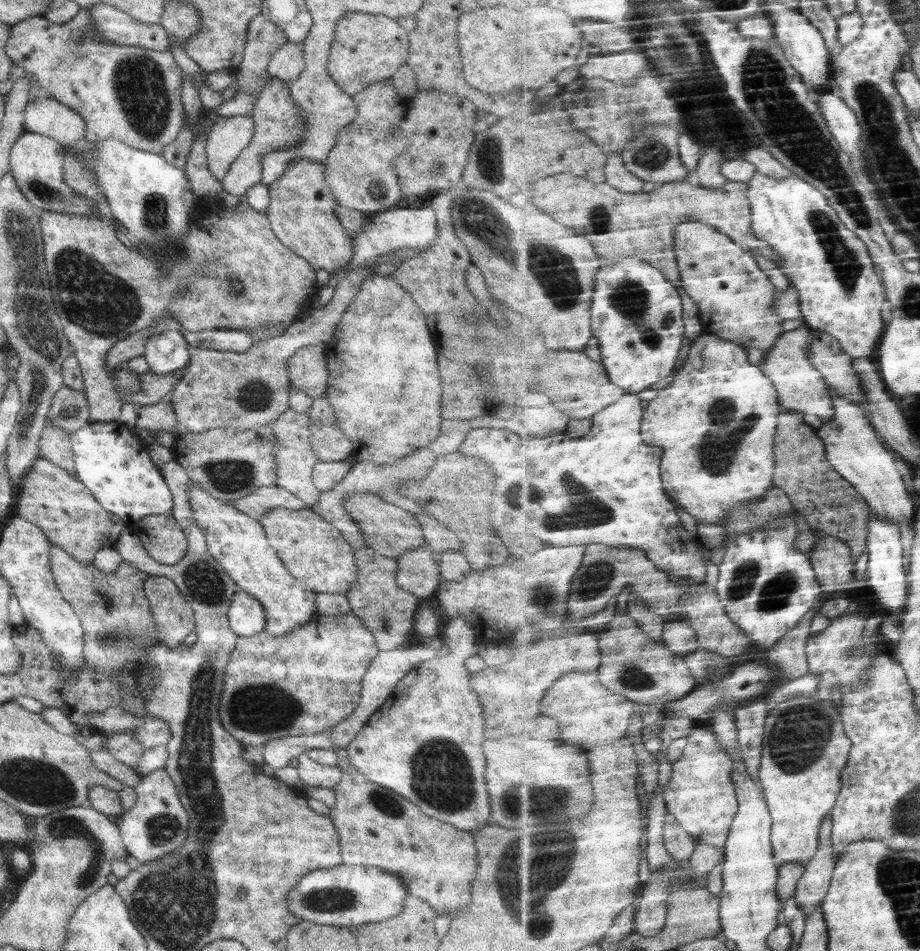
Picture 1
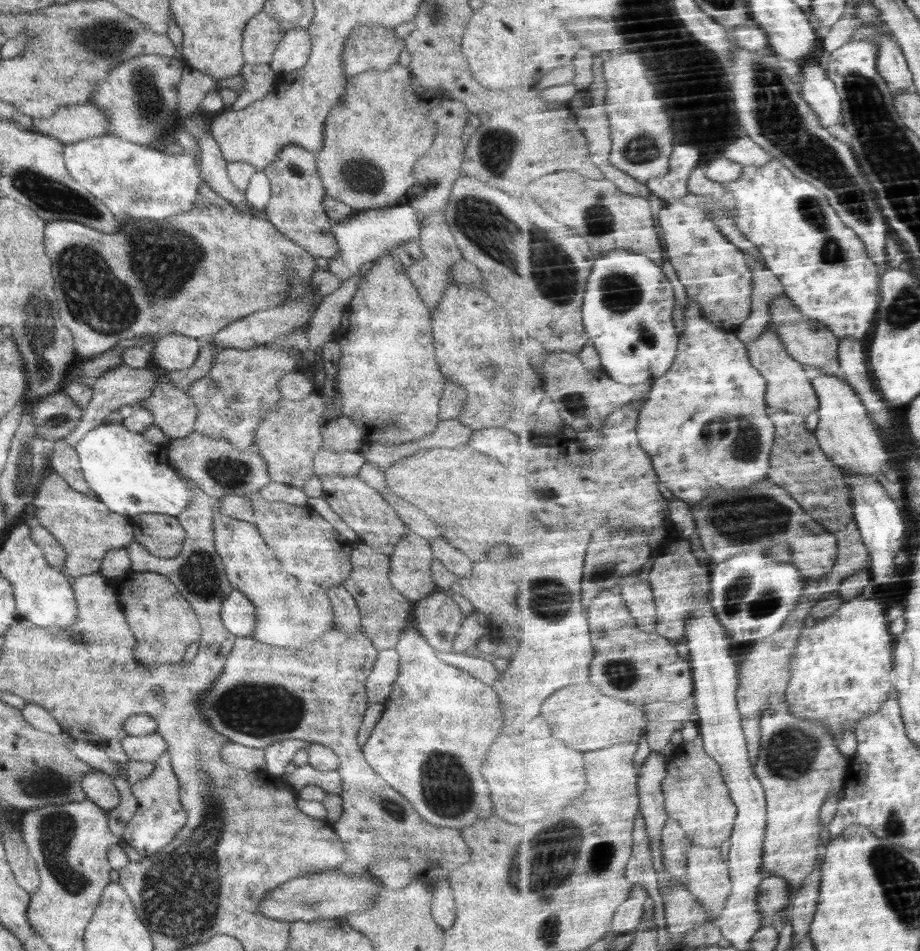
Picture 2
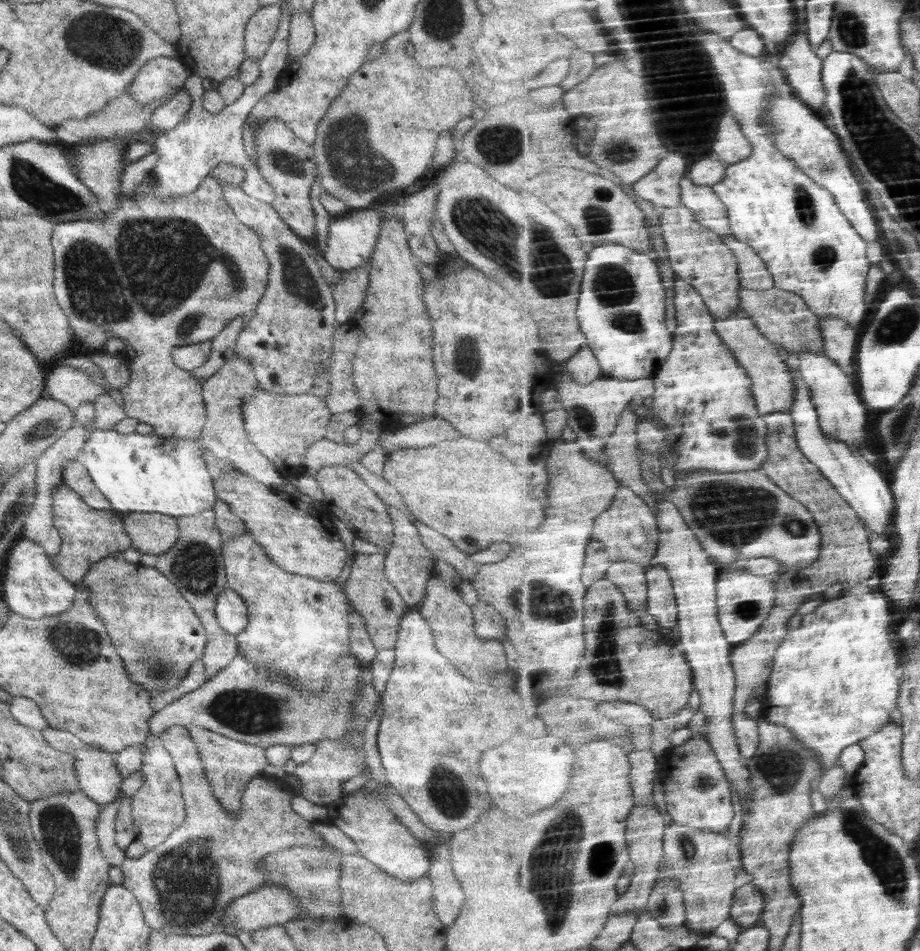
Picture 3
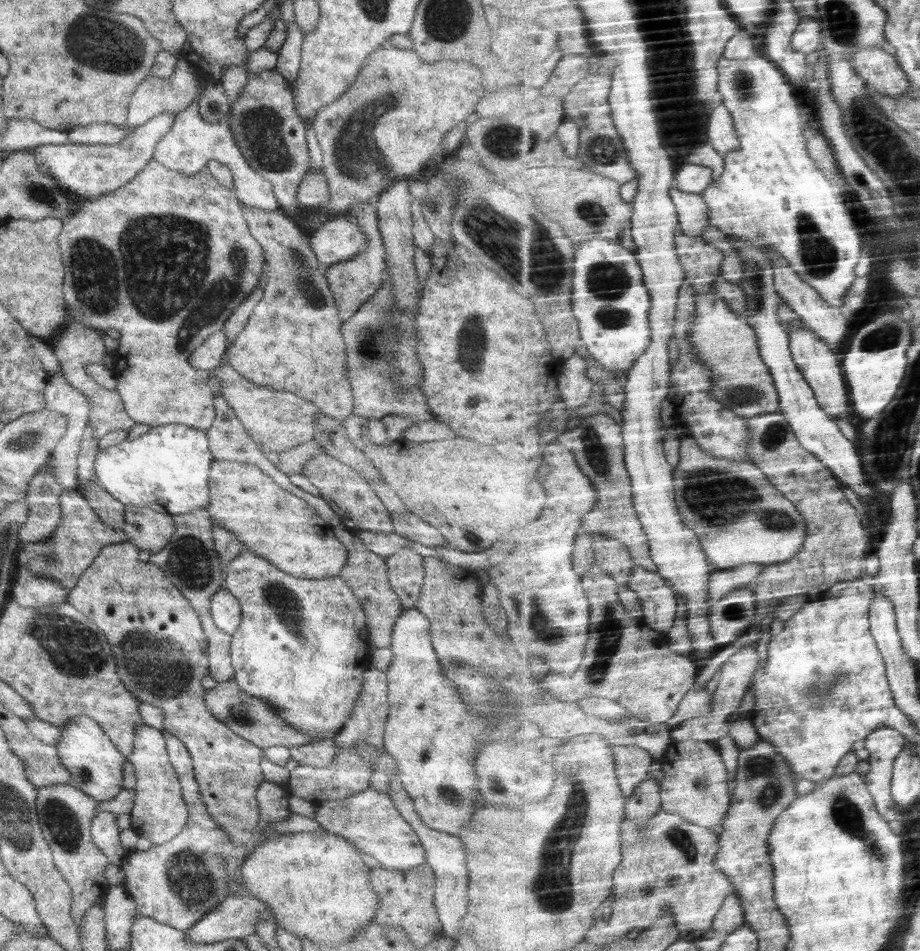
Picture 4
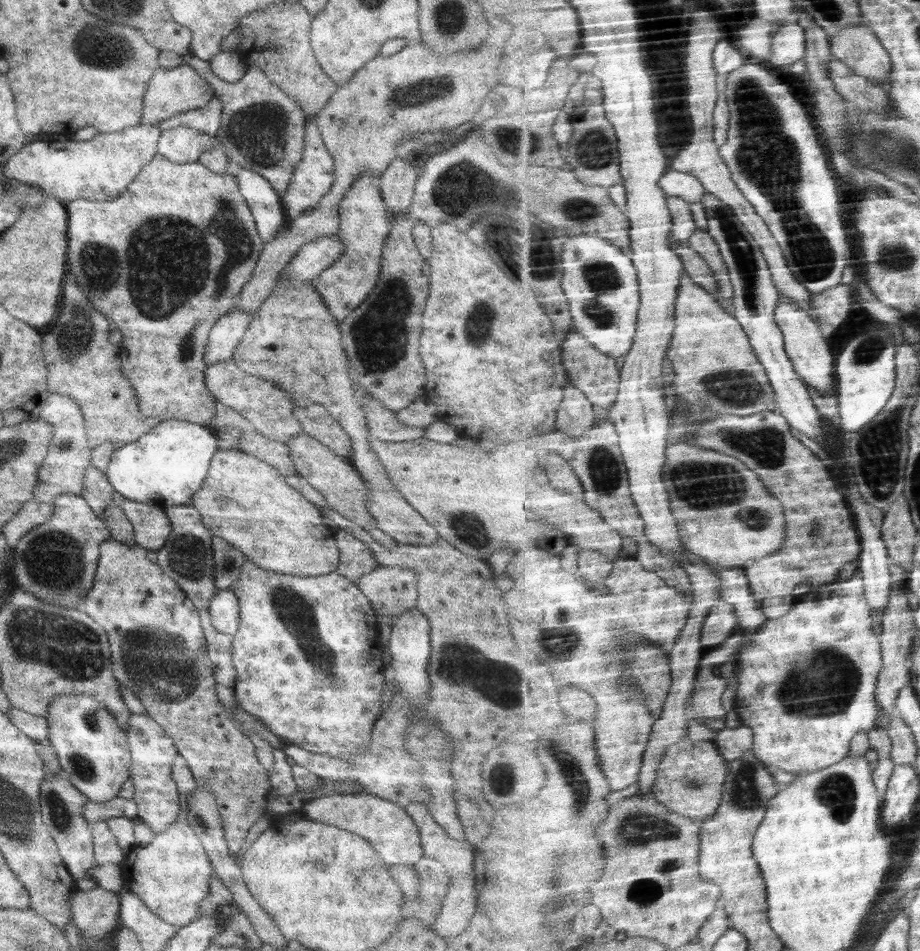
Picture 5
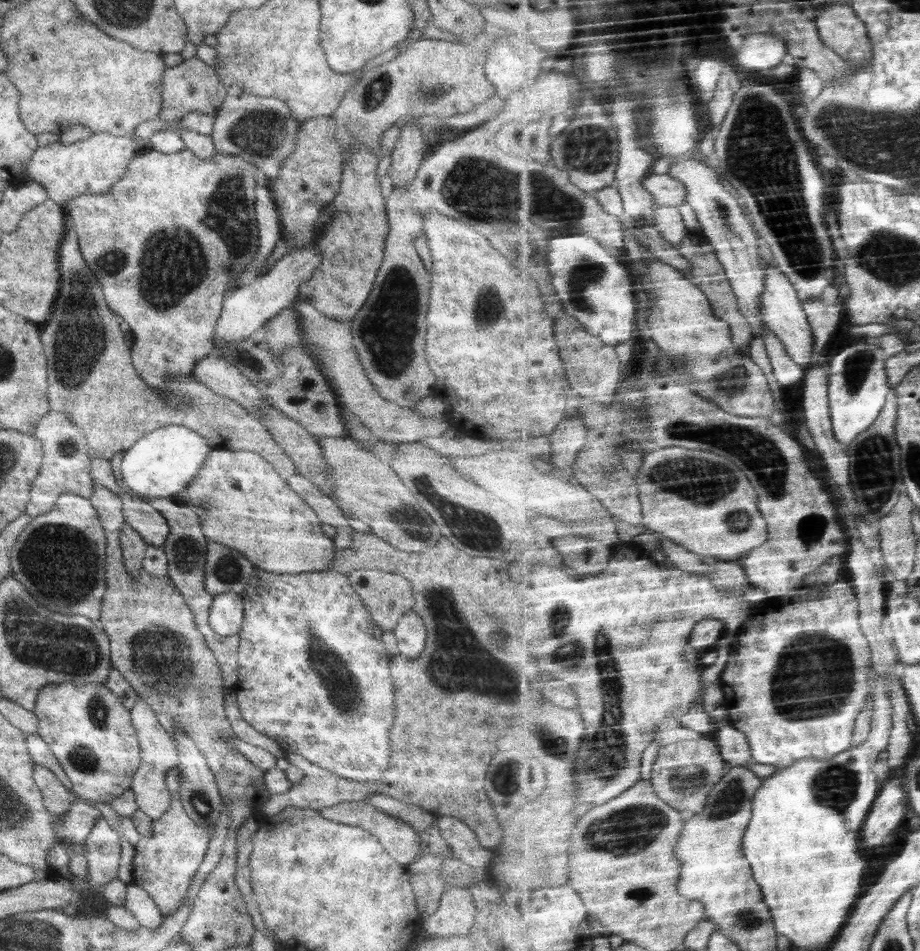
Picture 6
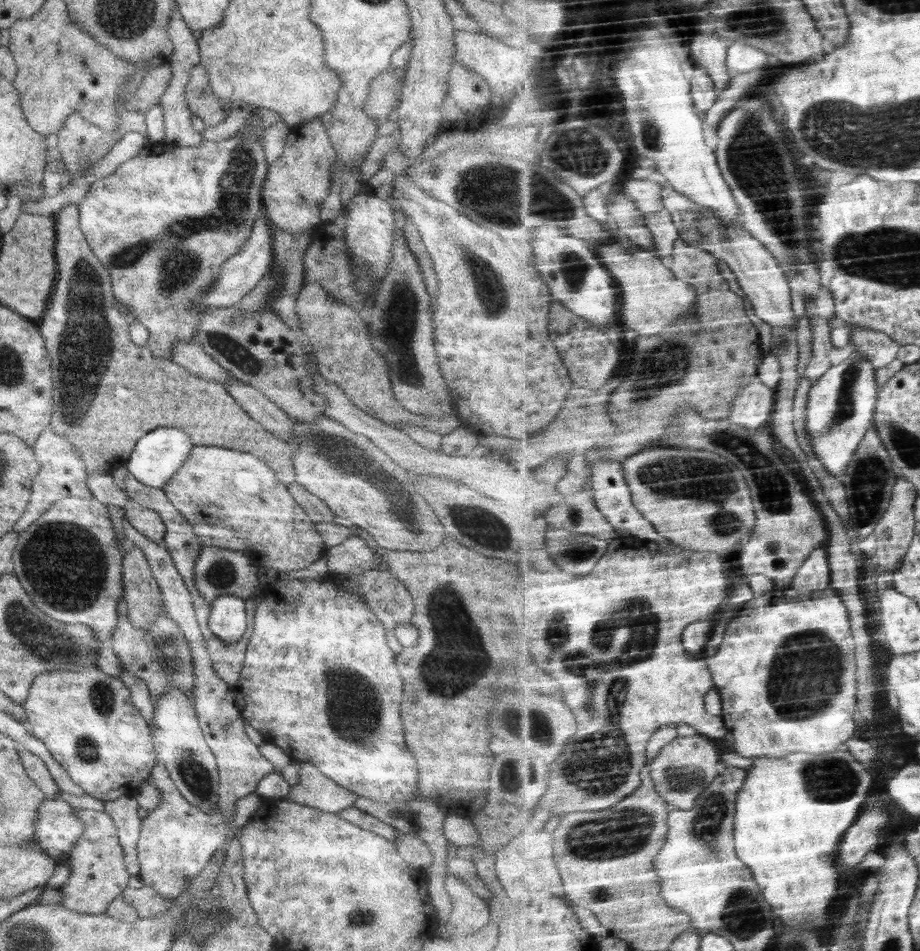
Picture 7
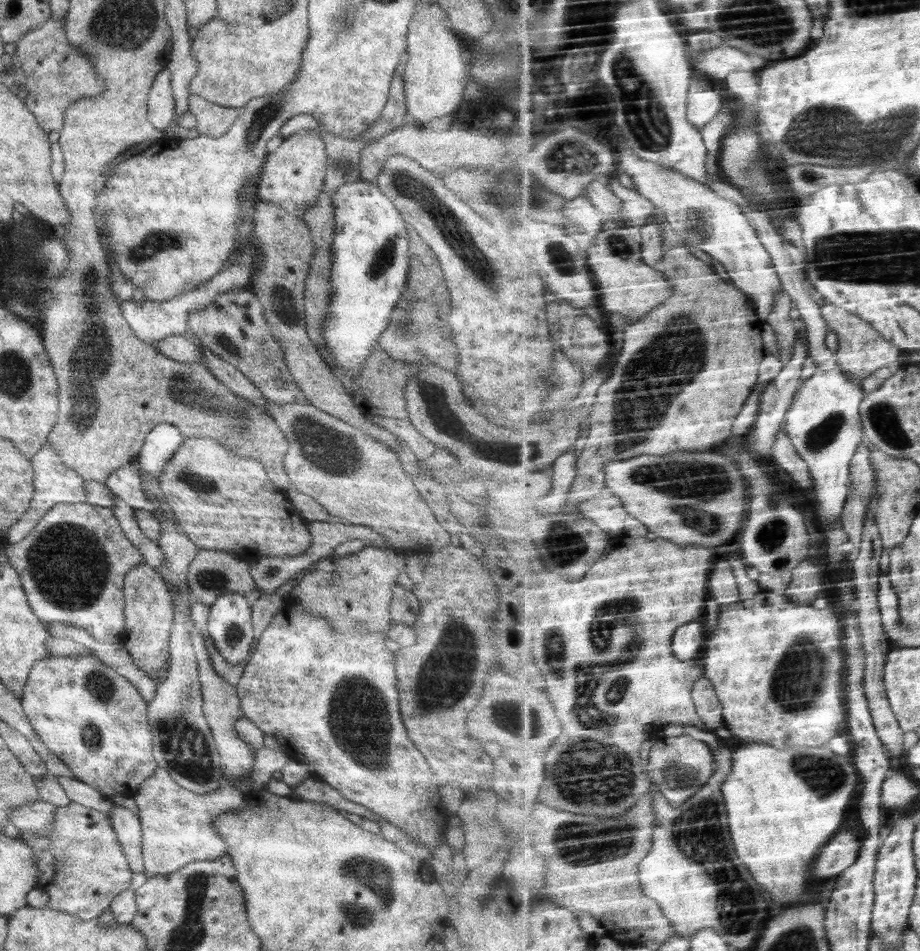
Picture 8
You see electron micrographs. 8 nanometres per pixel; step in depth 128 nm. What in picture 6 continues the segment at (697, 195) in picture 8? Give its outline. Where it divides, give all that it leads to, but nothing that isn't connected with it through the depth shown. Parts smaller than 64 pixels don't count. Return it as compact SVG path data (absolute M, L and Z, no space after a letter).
M766 261L766 263L768 263L768 276L766 276L768 280L765 281L766 288L761 298L765 324L780 338L789 356L802 366L804 371L808 371L818 363L814 352L815 334L808 313L797 287L790 281L790 278L782 270L772 266L770 261Z

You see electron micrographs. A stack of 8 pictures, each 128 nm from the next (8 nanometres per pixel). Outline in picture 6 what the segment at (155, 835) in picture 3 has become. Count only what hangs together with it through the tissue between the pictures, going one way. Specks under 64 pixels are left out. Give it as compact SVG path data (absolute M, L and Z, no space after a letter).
M139 696L131 712L131 723L138 735L138 746L140 746L140 758L142 759L139 769L134 773L131 789L135 794L137 808L145 812L152 820L158 820L164 812L171 807L170 791L164 782L164 775L168 770L175 768L178 764L178 751L167 730L159 723L154 711Z

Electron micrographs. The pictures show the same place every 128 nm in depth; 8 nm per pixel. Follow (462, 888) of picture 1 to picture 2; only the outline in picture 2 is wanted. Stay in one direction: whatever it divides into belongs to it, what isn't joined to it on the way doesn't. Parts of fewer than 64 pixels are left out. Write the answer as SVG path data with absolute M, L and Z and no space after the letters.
M336 628L328 633L322 634L322 640L314 641L314 643L308 643L306 648L302 650L294 650L290 648L276 647L274 645L266 645L262 642L256 642L256 639L251 637L236 637L235 644L232 648L230 654L226 659L222 674L218 676L218 680L212 684L212 688L206 691L199 698L201 705L201 714L210 723L211 728L216 732L223 734L226 738L229 738L231 742L240 744L242 746L248 746L256 749L266 749L268 746L279 742L280 740L306 740L306 742L320 744L330 748L336 756L338 756L341 765L337 770L341 776L342 783L342 816L336 821L332 822L333 829L338 833L339 839L342 841L344 850L348 854L348 858L360 862L360 864L372 864L376 858L386 858L386 856L392 856L392 854L398 854L398 856L404 856L408 860L414 862L414 866L422 868L422 874L418 874L418 878L424 878L426 884L436 884L436 882L442 882L452 870L458 870L462 868L463 864L466 864L471 860L471 850L470 847L465 843L465 840L461 837L460 829L453 829L447 827L436 827L429 822L423 820L415 811L411 803L404 798L396 789L388 786L388 783L366 762L362 752L360 752L360 746L356 740L356 734L358 728L362 724L362 718L364 716L364 711L367 708L367 696L366 696L366 682L367 677L371 674L373 664L378 657L379 651L376 650L374 645L363 631L360 633L342 633Z

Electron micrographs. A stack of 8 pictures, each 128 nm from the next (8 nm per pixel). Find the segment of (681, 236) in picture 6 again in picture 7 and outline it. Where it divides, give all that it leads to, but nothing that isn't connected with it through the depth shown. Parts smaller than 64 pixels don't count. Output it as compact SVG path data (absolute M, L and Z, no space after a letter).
M667 209L646 216L647 225L653 234L660 258L673 256L676 243L680 239L680 229Z

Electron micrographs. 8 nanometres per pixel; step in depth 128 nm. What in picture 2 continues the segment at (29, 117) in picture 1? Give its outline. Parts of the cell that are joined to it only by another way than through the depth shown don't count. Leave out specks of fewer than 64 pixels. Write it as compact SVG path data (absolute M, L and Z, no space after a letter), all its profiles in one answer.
M94 103L61 106L50 118L31 119L32 131L51 136L63 145L109 135L109 116Z

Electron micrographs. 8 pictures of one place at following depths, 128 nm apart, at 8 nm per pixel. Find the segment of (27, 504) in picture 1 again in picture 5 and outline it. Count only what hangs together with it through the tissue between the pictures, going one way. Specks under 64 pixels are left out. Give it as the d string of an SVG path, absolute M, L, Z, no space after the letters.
M61 494L55 497L52 503L54 512L50 518L30 529L12 550L10 574L14 575L20 589L33 594L36 598L48 604L78 609L81 605L81 598L87 595L94 584L100 558L100 545L110 538L111 532L105 522L94 514L82 495Z

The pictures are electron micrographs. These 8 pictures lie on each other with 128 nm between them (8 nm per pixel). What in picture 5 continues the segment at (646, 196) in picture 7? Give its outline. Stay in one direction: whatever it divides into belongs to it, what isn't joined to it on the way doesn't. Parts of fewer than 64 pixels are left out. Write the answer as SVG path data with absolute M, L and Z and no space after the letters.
M670 171L659 184L668 197L682 197L690 203L703 201L708 194L707 188L700 182L698 175L692 173Z

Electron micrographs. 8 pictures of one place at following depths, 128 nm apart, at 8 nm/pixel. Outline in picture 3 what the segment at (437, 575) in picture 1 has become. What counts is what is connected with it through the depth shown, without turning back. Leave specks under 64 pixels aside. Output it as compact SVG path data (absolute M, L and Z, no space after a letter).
M387 505L387 511L393 522L393 543L383 555L385 559L384 574L391 585L404 599L404 602L412 609L418 606L426 592L428 579L434 576L434 561L431 552L422 544L420 535L410 519L400 512L400 509Z

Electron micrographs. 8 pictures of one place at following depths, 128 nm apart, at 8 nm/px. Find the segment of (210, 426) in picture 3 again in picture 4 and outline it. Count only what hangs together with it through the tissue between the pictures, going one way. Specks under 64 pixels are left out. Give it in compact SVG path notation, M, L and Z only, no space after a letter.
M214 384L213 386L215 394L213 398L215 419L213 425L206 430L205 433L209 440L210 452L213 454L214 458L222 458L222 460L225 461L250 462L250 464L256 464L260 470L264 470L263 473L271 476L274 479L274 482L277 482L284 490L289 490L292 494L298 496L298 498L305 500L312 508L314 508L314 510L316 510L316 512L318 512L320 518L324 519L331 528L343 523L344 520L342 520L340 515L336 514L336 512L330 508L329 502L298 488L298 486L294 486L294 484L290 482L289 475L278 470L278 467L274 466L274 464L270 462L270 459L264 456L264 453L261 451L257 442L252 440L252 437L247 433L247 430L240 422L240 419L235 416L234 410L229 405L229 402L224 400L224 397L221 395L221 386Z

